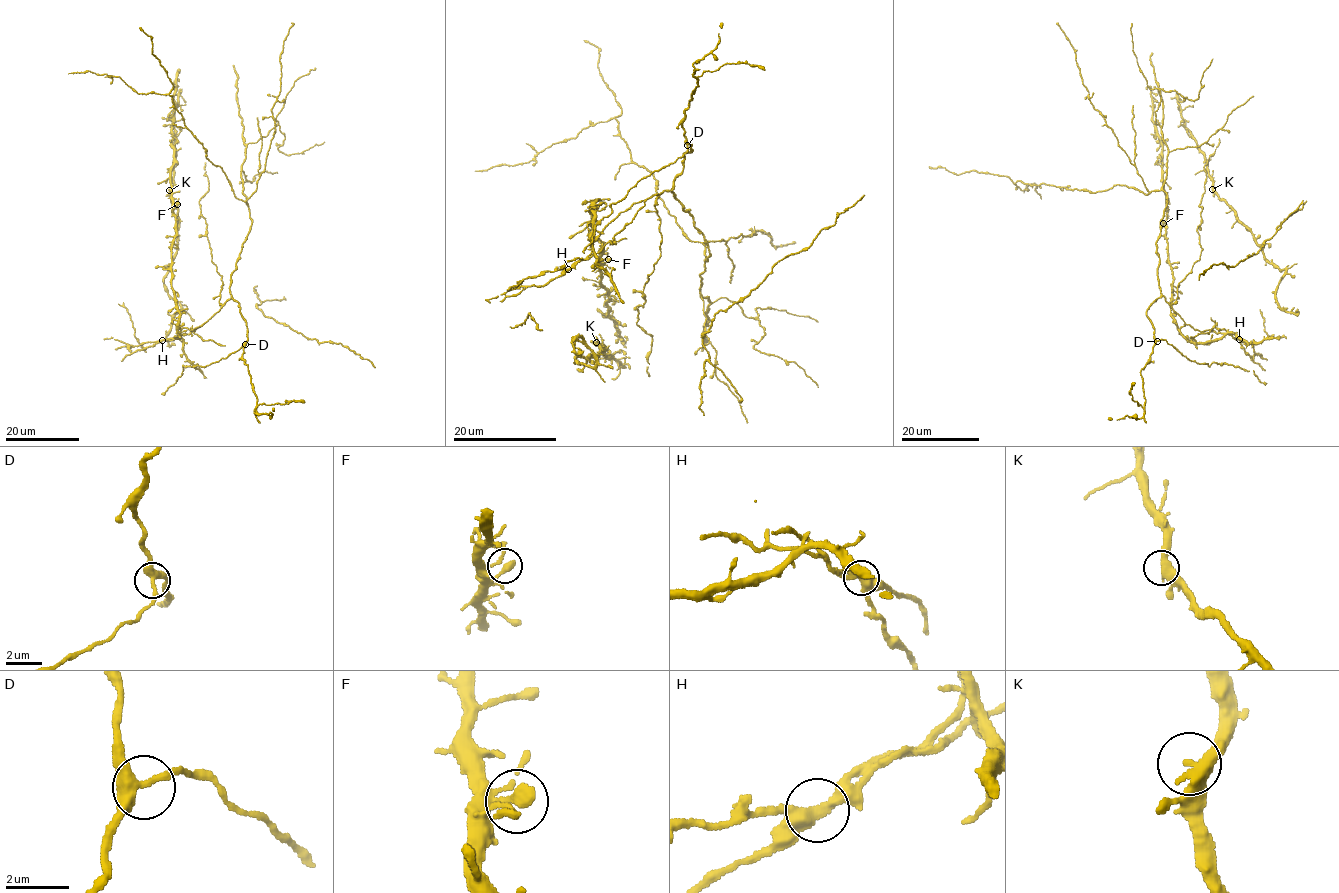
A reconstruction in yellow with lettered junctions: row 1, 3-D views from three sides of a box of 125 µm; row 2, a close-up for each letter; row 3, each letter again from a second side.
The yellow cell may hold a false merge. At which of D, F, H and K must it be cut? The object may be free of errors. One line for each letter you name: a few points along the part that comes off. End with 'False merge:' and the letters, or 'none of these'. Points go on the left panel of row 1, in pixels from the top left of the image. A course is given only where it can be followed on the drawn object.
H: foreign part runs (162, 340), (174, 340), (178, 334), (192, 331), (203, 340), (225, 345)
False merge: H

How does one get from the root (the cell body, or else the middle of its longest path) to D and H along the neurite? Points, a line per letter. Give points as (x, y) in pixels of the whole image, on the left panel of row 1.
D: (174, 212), (171, 289), (179, 314), (178, 338), (180, 329), (203, 324), (231, 297), (246, 326), (245, 344)
H: (174, 212), (176, 237), (171, 251), (171, 289), (179, 314), (179, 338), (162, 340)

